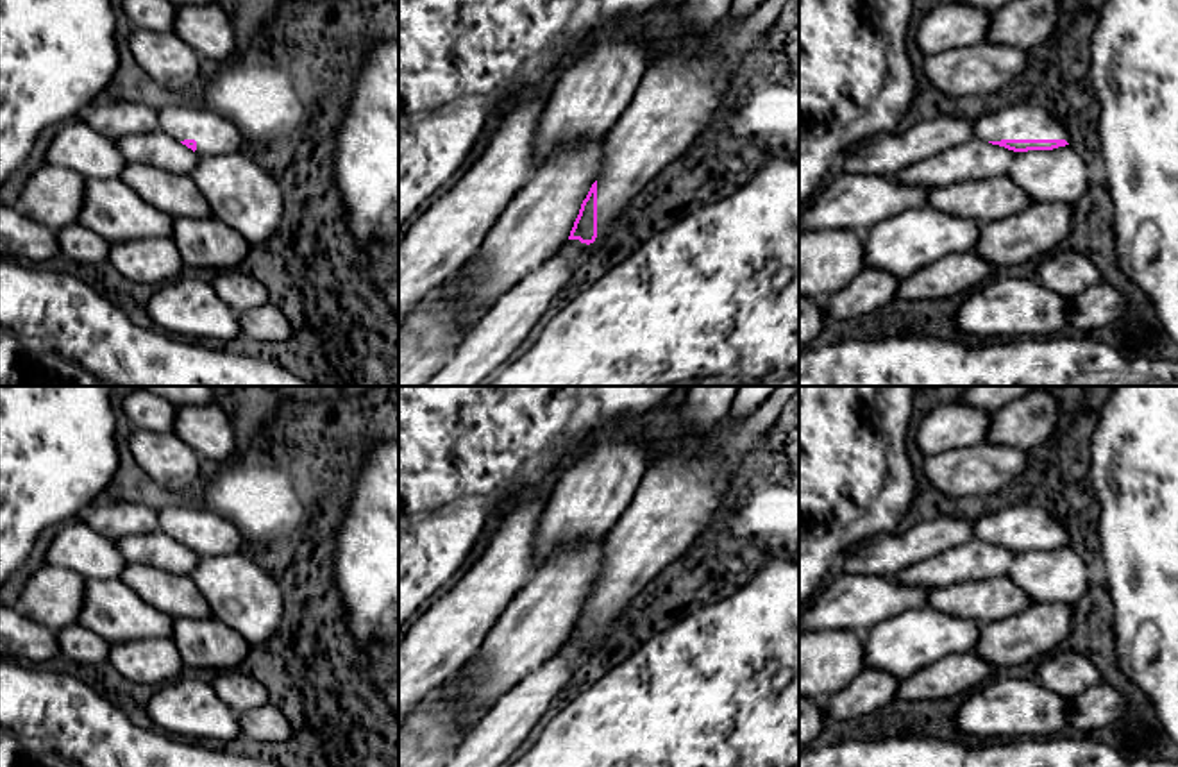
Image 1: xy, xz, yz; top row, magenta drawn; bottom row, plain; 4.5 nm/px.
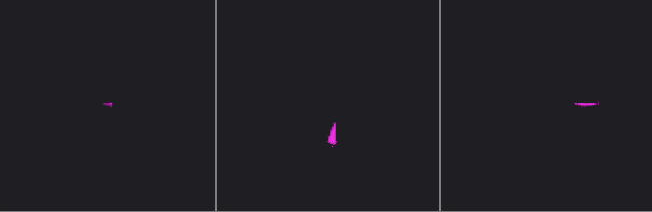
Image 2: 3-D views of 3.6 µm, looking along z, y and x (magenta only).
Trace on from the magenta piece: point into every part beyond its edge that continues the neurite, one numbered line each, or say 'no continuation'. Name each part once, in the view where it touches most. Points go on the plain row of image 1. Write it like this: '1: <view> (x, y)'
1: yz (1021, 521)

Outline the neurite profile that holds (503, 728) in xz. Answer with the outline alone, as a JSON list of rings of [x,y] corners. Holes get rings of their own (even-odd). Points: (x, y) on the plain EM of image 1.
[[[610,629],[590,645],[579,640],[561,644],[472,726],[445,767],[502,767],[556,695],[568,687],[574,672],[601,651],[608,635]]]

